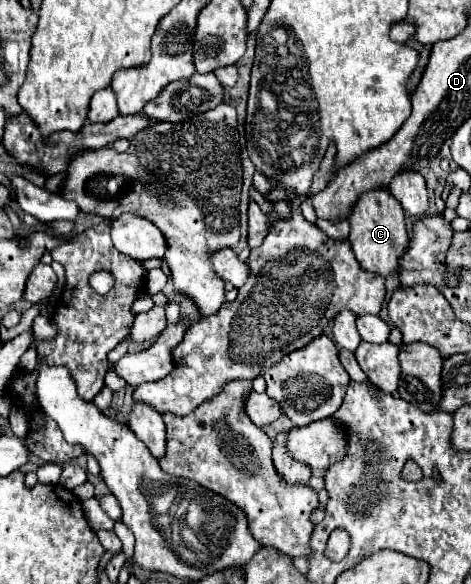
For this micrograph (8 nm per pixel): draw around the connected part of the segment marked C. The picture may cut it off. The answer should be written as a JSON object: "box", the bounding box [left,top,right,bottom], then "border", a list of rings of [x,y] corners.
{"box":[348,190,408,278],"border":[[[370,190],[362,194],[358,204],[354,206],[350,218],[350,234],[348,242],[356,254],[360,266],[368,272],[380,274],[384,278],[398,274],[398,260],[408,250],[408,232],[404,222],[404,210],[400,202],[388,190]]]}

